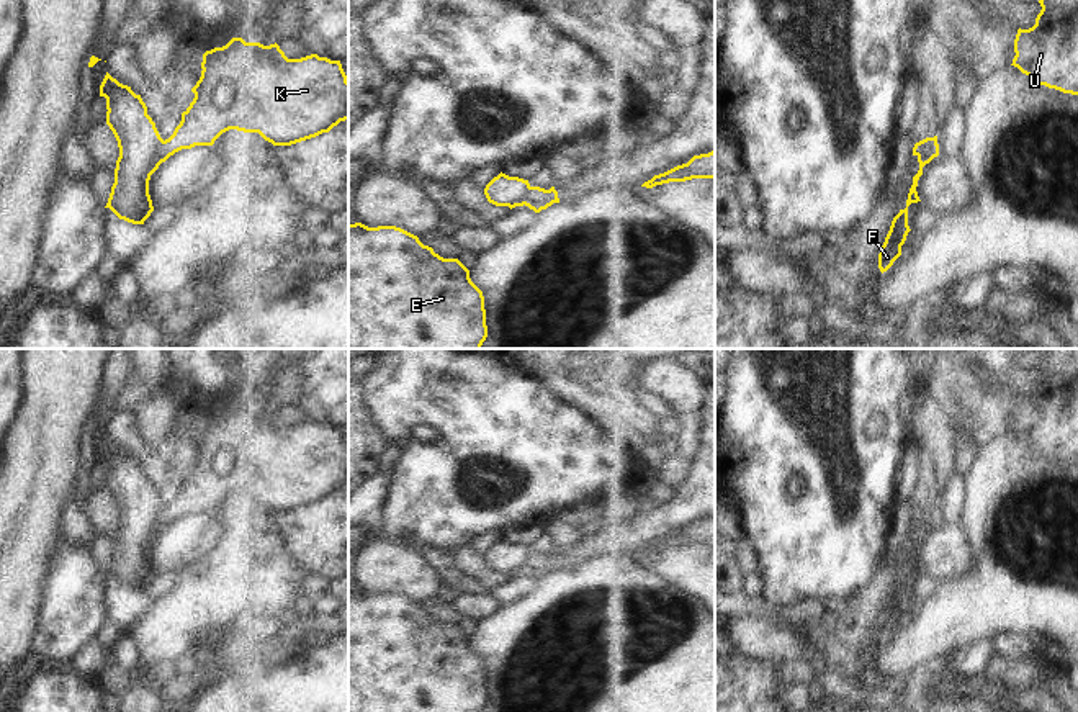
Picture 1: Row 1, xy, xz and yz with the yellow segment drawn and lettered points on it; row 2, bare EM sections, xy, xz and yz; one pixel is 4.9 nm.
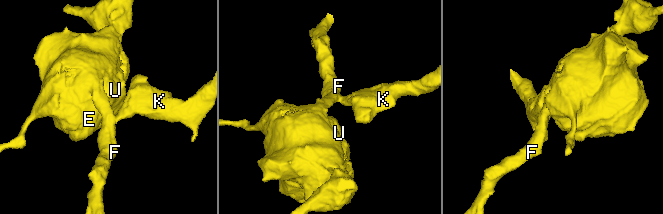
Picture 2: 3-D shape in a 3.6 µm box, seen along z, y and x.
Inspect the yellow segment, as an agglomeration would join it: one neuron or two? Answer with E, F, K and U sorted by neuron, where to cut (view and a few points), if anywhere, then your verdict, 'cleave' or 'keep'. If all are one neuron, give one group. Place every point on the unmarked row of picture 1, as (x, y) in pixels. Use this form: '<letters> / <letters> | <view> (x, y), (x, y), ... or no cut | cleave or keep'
E F U / K | yz (936, 508), (920, 522), (921, 531) | cleave

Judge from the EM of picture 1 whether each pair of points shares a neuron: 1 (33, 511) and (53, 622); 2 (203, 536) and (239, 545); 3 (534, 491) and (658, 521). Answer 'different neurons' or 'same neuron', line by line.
1: different neurons
2: different neurons
3: different neurons

